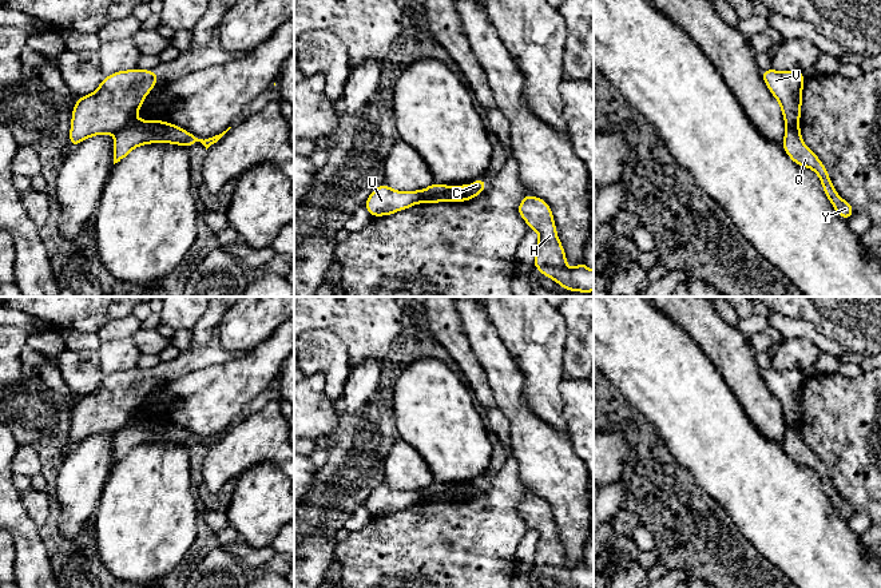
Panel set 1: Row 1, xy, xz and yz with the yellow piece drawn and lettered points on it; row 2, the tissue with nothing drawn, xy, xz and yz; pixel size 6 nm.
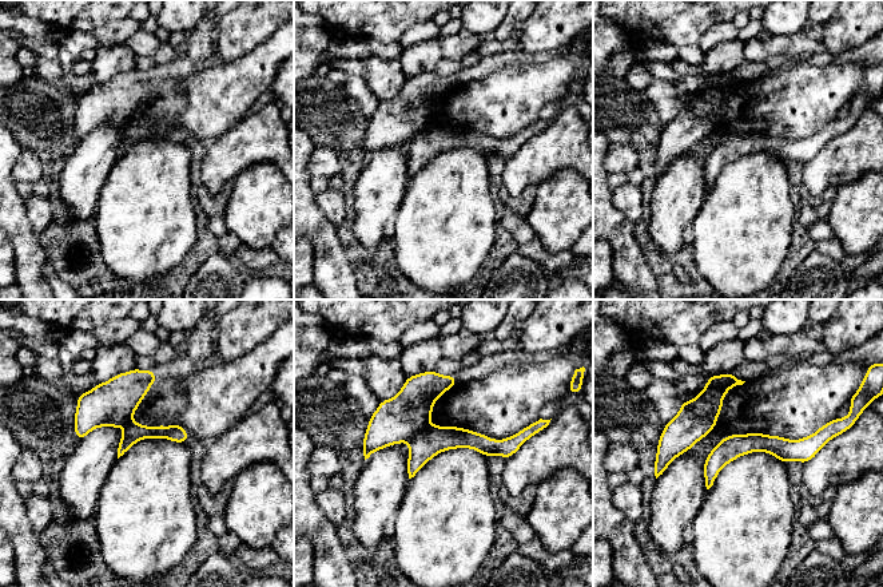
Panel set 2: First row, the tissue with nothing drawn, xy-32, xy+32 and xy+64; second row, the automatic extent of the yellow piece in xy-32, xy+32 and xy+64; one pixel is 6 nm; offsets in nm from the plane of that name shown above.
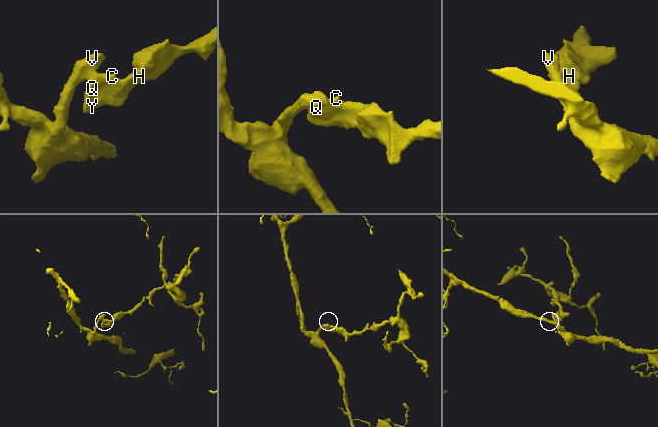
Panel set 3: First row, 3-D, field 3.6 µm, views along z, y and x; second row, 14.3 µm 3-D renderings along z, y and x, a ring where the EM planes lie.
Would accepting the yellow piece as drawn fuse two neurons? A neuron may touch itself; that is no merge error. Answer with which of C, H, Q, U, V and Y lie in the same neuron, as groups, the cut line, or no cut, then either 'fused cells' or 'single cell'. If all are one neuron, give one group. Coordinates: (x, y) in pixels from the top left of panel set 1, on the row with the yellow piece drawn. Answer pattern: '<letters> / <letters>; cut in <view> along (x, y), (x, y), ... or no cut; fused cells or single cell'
C H Q Y / U V; cut in xy along (134, 116), (114, 132); fused cells

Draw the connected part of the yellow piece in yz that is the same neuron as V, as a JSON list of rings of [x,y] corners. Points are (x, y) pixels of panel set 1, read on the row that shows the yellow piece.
[[[762,71],[769,91],[778,100],[783,120],[789,127],[799,126],[805,75],[799,71]]]

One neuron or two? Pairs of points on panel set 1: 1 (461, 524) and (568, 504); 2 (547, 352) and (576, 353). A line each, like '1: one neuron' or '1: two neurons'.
1: two neurons
2: two neurons

